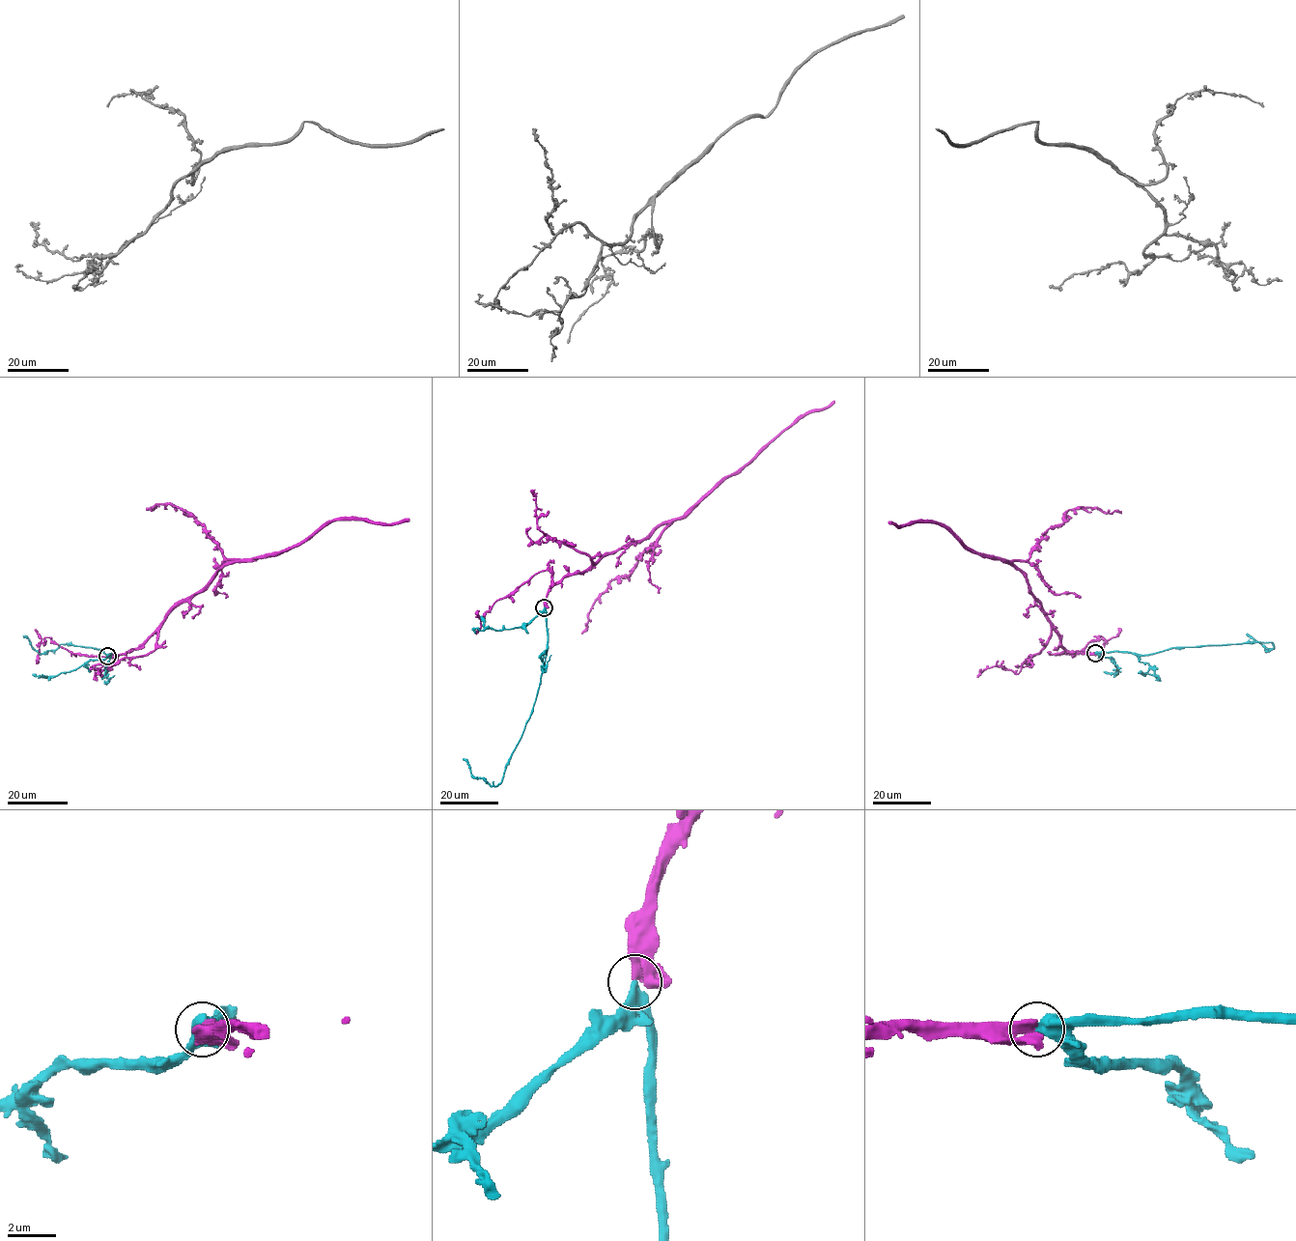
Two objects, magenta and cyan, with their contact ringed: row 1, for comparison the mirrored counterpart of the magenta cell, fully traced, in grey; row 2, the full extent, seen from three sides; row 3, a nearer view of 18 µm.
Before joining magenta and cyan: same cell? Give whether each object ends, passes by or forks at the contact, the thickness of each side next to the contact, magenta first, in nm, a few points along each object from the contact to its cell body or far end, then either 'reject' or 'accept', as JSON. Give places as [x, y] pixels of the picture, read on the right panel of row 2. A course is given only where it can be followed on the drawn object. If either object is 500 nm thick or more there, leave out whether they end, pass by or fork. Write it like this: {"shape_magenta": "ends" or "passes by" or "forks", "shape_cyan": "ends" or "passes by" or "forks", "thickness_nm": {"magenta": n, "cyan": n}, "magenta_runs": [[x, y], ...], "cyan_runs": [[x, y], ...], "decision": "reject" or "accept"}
{"thickness_nm": {"magenta": 480, "cyan": 550}, "magenta_runs": [[1094, 653], [1074, 653], [1061, 645], [1027, 577], [1013, 564], [972, 551], [939, 522], [888, 522]], "cyan_runs": [[1095, 653], [1151, 655], [1173, 647], [1255, 642], [1271, 642], [1274, 647], [1265, 651], [1247, 634]], "decision": "accept"}

